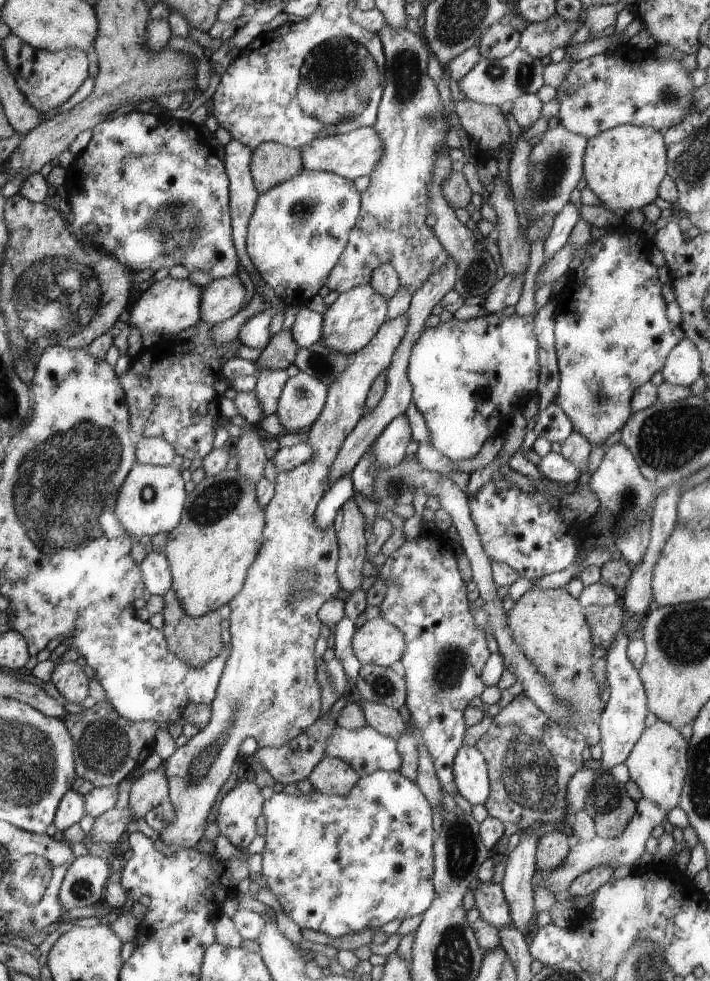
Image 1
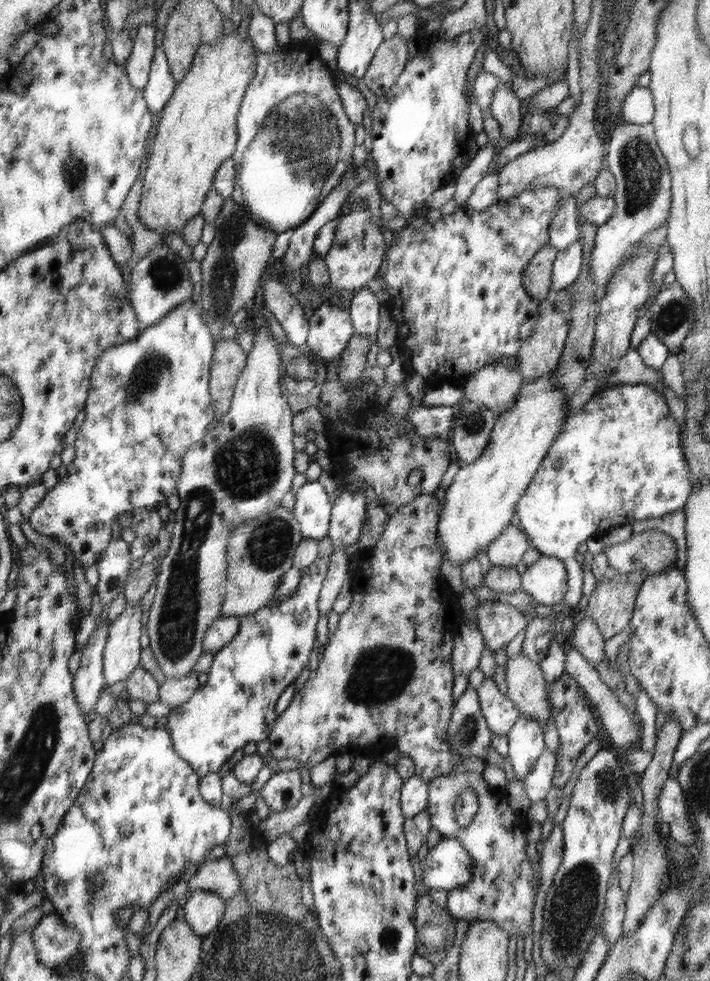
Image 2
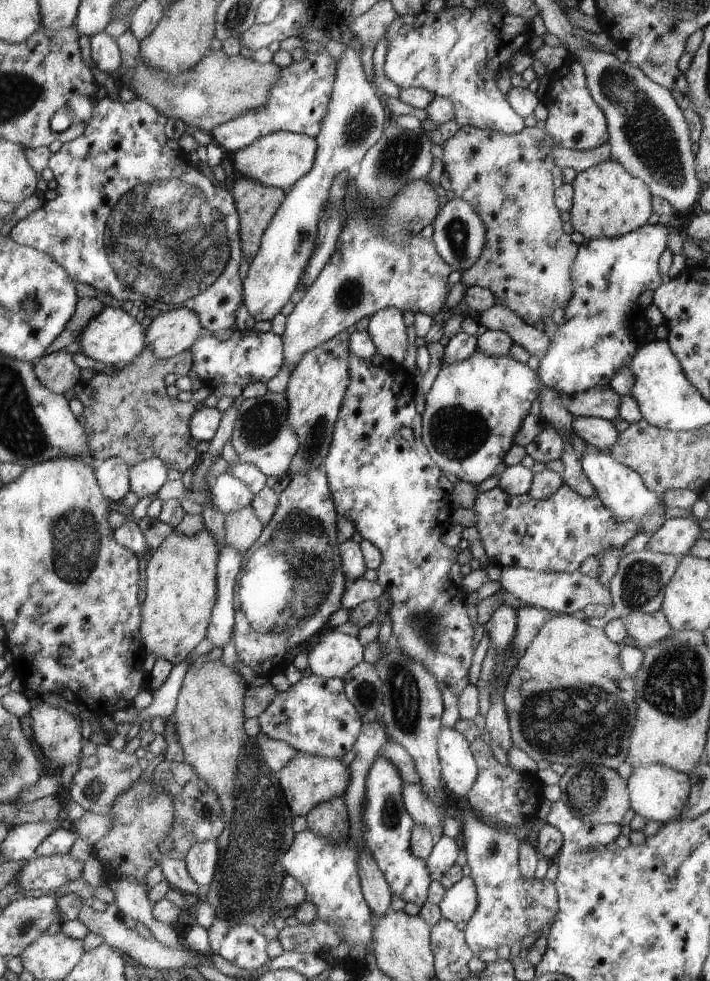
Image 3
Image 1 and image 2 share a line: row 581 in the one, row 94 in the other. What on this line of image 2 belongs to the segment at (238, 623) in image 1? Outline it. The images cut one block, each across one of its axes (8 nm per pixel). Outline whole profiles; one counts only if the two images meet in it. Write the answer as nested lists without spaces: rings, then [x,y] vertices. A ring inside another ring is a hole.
[[[283,48],[282,53],[267,54],[264,52],[257,52],[257,67],[254,72],[254,78],[250,82],[249,88],[246,90],[245,98],[242,100],[241,110],[237,117],[237,150],[233,154],[233,159],[236,161],[236,186],[230,198],[232,198],[238,205],[242,205],[242,209],[250,213],[255,223],[274,231],[275,233],[282,234],[282,232],[290,229],[295,229],[297,226],[302,225],[313,216],[314,210],[317,210],[320,202],[325,201],[329,197],[330,192],[333,190],[338,182],[342,180],[342,174],[352,166],[352,148],[354,148],[354,122],[345,113],[344,103],[340,102],[340,95],[336,90],[336,82],[332,72],[324,66],[324,62],[318,58],[318,52],[310,54],[302,54],[300,48]]]

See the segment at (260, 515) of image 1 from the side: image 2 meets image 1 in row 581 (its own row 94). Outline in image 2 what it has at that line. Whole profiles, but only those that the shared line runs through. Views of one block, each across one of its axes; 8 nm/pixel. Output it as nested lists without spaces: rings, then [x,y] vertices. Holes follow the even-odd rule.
[[[237,30],[224,34],[224,37],[213,46],[202,44],[188,74],[176,85],[170,100],[162,108],[156,138],[143,175],[142,199],[137,213],[139,220],[150,230],[157,234],[181,232],[192,217],[201,214],[221,165],[237,150],[237,117],[246,90],[256,72],[257,52],[248,33],[240,36]]]

